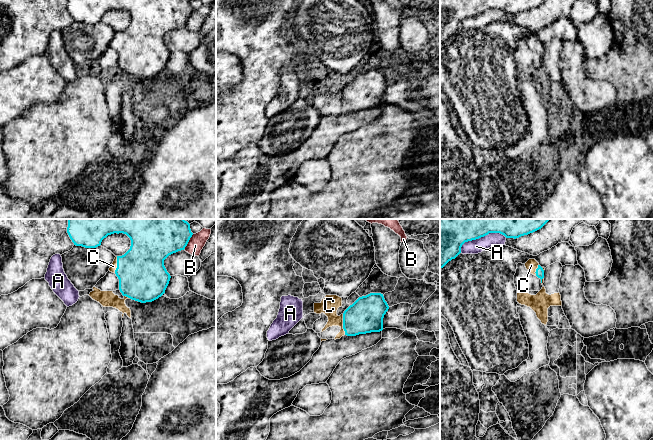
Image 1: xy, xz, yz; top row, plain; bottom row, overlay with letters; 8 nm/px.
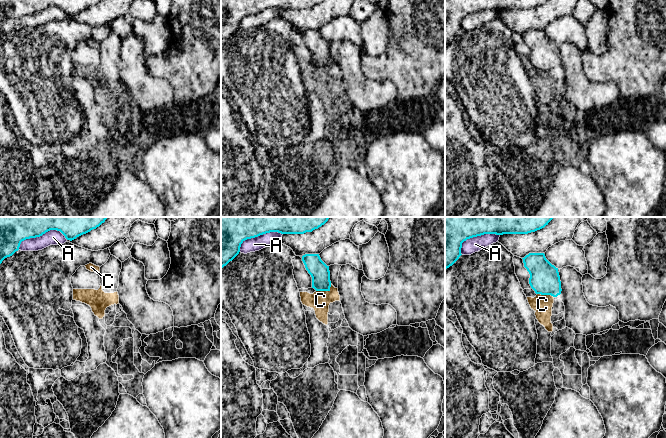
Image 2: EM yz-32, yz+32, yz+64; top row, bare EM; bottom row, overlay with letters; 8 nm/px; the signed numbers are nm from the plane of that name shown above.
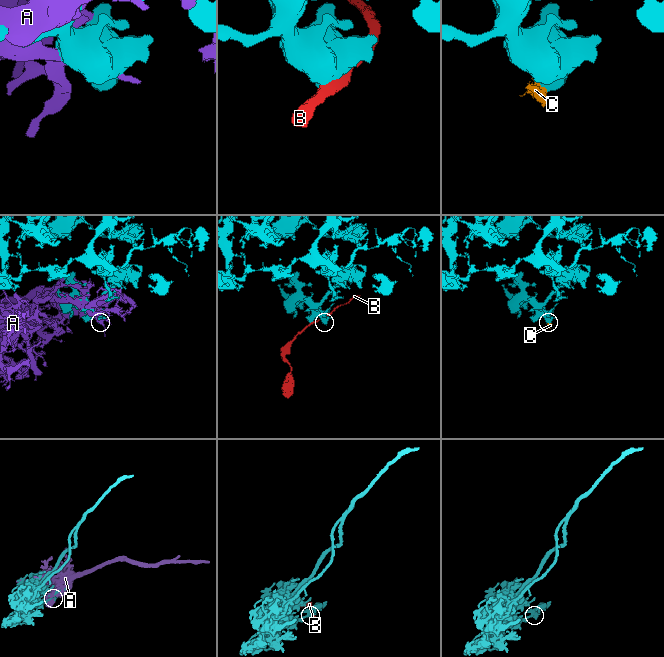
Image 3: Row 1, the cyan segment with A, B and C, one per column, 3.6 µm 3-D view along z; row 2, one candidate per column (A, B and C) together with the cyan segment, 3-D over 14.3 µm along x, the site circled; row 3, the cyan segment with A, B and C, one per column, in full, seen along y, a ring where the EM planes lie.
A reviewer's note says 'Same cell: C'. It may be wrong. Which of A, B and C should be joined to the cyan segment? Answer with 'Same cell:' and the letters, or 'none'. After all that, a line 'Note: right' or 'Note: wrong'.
Same cell: none
Note: wrong

